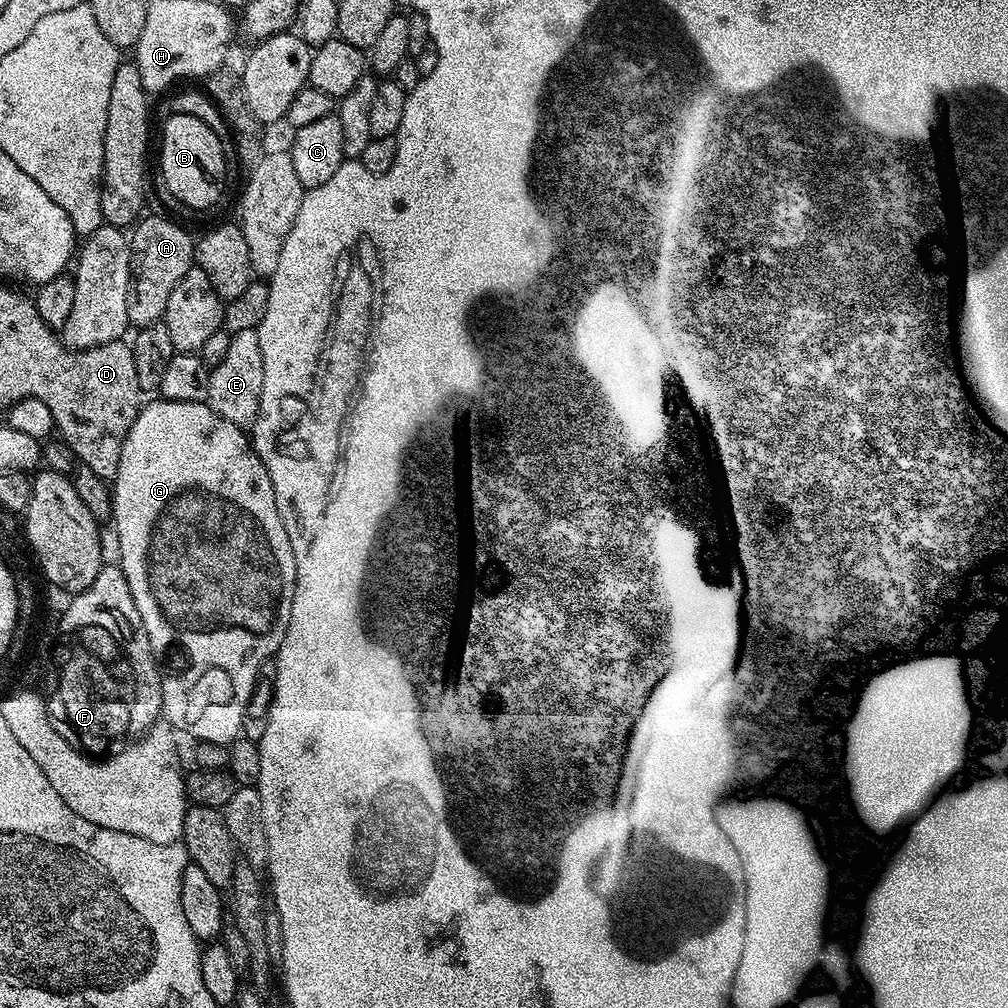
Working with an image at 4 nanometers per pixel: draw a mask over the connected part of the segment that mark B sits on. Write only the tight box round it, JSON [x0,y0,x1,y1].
[160,112,230,208]

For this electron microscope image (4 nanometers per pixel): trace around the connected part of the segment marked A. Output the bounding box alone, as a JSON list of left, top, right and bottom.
[126,216,196,330]

